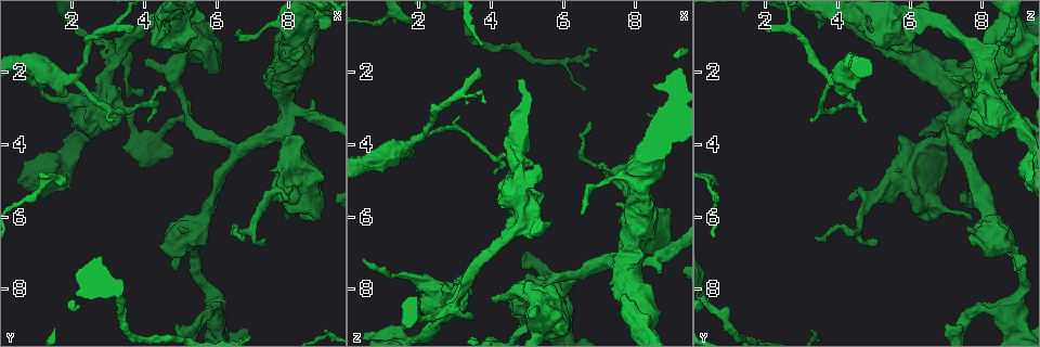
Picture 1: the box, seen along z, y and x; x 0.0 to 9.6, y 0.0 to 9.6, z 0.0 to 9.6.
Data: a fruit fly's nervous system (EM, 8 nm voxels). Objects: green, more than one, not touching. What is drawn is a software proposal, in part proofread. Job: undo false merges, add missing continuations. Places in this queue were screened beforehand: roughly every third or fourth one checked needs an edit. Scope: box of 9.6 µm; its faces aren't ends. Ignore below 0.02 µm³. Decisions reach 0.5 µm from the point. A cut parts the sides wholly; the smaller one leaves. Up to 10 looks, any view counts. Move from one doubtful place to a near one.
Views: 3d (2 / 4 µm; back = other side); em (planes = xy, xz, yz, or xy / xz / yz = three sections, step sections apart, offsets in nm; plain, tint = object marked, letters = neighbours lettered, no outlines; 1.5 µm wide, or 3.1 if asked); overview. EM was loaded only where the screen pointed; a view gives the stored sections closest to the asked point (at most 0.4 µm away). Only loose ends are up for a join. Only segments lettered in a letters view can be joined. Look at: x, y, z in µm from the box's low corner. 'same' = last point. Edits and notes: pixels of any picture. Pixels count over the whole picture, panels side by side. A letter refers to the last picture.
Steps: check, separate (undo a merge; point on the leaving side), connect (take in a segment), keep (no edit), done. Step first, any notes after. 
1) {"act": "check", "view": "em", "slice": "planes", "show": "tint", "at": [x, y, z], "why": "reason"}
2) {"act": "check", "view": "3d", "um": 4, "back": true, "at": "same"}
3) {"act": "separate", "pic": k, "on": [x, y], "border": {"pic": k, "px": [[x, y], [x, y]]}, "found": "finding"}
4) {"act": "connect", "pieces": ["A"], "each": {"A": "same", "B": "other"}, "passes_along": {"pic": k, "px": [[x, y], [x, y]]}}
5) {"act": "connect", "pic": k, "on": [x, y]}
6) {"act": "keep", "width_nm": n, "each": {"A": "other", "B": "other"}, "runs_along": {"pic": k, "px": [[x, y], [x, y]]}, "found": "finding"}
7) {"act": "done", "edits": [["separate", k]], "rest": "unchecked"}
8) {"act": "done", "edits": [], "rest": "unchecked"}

{"act": "check", "view": "em", "slice": "xy", "step": 4, "show": "tint", "at": [4.55, 6.85, 8.60], "why": "branch stops here"}

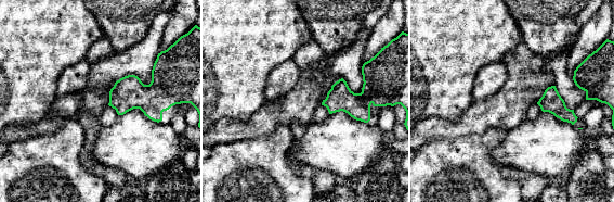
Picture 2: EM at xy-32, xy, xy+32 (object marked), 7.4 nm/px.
{"act": "check", "view": "em", "slice": "planes", "show": "letters", "at": "same"}

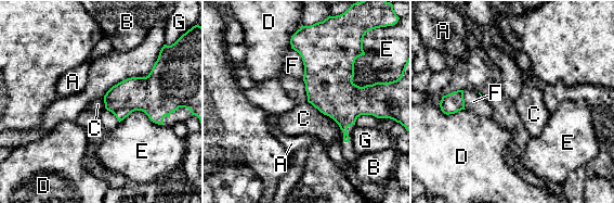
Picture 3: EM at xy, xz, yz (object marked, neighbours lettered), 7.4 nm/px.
{"act": "keep", "longest_contact_nm": ["E", 380], "each": {"A": "other", "B": "other", "C": "other", "D": "other", "E": "other", "F": "other", "G": "other"}, "found": "no lettered segment goes on from it"}

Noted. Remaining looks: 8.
{"act": "check", "view": "em", "slice": "yz", "step": 8, "show": "tint", "at": [1.80, 5.15, 0.70], "why": "thin end"}

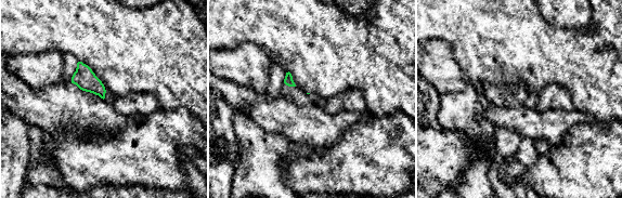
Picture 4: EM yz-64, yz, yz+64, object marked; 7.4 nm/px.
{"act": "check", "view": "em", "slice": "planes", "show": "letters", "at": "same"}

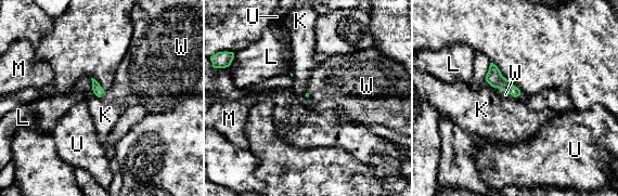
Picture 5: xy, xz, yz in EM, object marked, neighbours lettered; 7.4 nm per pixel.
{"act": "connect", "pieces": ["W"], "each": {"K": "other", "L": "other", "M": "other", "U": "other", "W": "same"}, "passes_along": {"pic": 5, "px": [[494, 78], [506, 90], [503, 93]]}, "found": "the neuron continues"}

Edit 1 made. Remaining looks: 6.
{"act": "check", "view": "em", "slice": "planes", "show": "letters", "at": [4.70, 0.75, 4.60], "why": "an open end"}

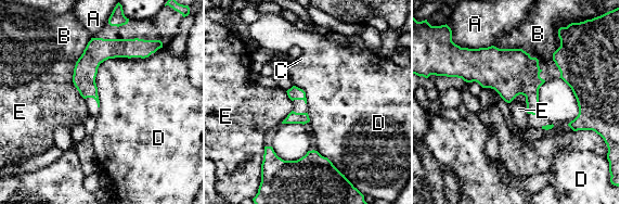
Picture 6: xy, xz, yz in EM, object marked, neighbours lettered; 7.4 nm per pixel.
{"act": "keep", "each": {"A": "other", "B": "other", "C": "other", "D": "other", "E": "other"}, "border": {"pic": 6, "px": [[130, 58], [100, 64], [99, 106]]}, "found": "no lettered segment goes on from it"}

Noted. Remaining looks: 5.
{"act": "check", "view": "em", "slice": "planes", "show": "letters", "at": [3.70, 0.75, 1.85], "why": "free end"}

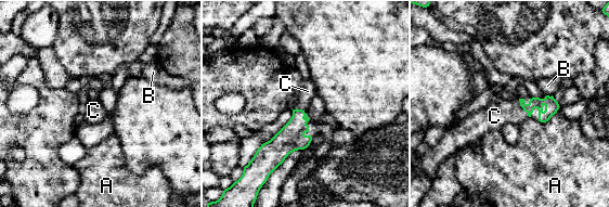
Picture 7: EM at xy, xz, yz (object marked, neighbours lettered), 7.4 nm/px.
{"act": "connect", "pieces": ["C"], "longest_contact_nm": ["C", 160], "each": {"A": "other", "B": "other", "C": "same"}, "passes_along": {"pic": 7, "px": [[552, 106], [521, 106], [494, 116]]}, "found": "it goes on there"}

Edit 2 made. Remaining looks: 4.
{"act": "done", "edits": [["connect", 5], ["connect", 7]], "rest": "unchecked"}

